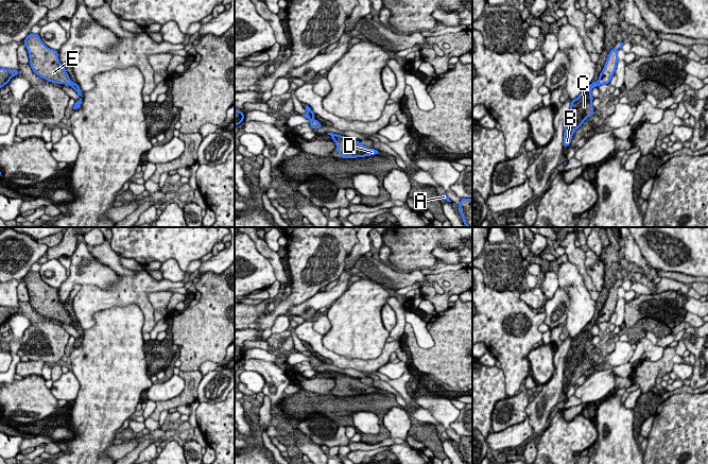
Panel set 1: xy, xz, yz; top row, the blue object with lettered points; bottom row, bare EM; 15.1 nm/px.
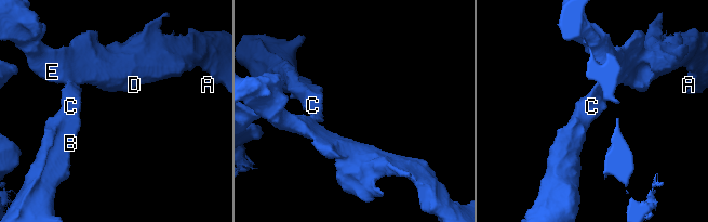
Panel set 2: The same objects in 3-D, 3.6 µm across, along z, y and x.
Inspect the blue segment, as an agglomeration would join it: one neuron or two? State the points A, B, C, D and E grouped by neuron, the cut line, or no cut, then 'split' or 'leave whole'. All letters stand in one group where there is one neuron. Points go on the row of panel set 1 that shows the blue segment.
A D E / B C | yz (596, 82), (598, 85) | split

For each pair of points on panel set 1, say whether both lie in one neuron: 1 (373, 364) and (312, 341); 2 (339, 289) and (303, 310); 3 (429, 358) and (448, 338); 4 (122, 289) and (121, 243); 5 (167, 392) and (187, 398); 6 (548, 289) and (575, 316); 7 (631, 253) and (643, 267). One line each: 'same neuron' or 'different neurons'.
1: same neuron
2: same neuron
3: same neuron
4: different neurons
5: different neurons
6: different neurons
7: same neuron

